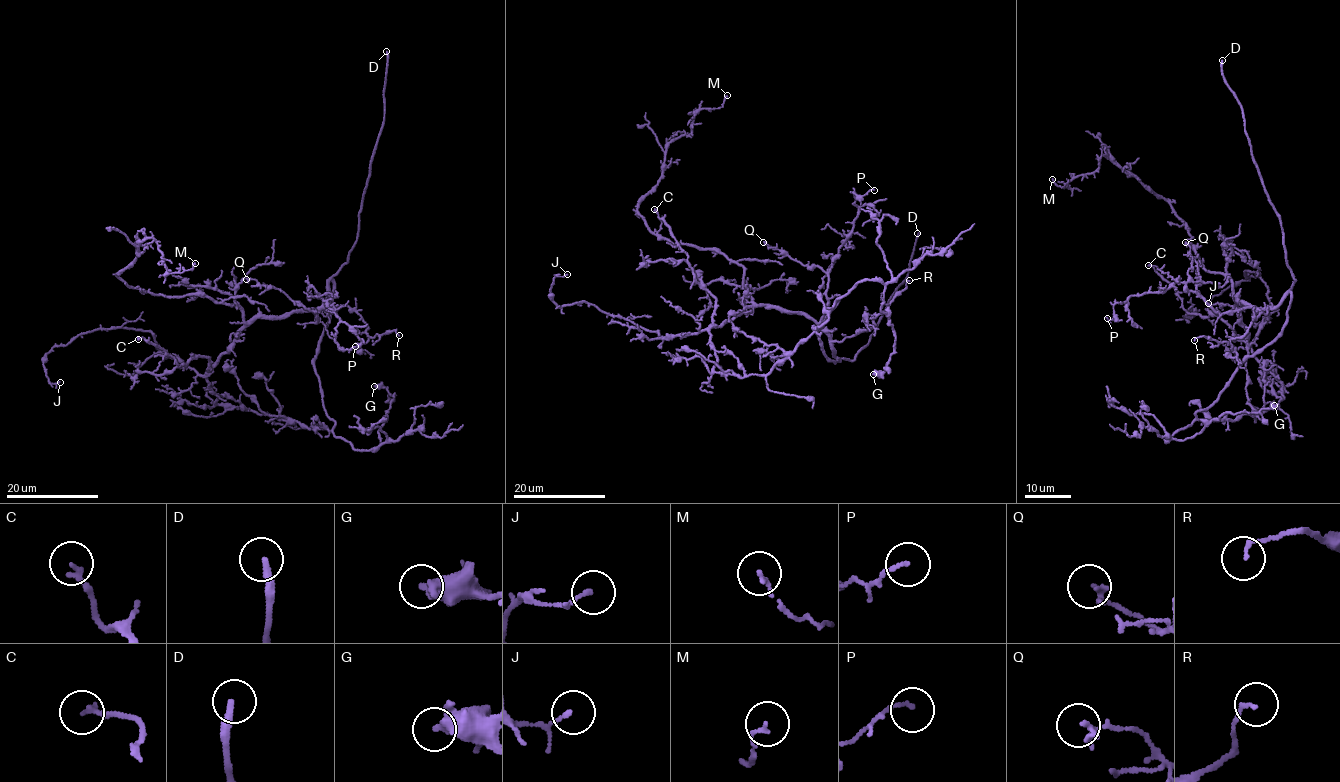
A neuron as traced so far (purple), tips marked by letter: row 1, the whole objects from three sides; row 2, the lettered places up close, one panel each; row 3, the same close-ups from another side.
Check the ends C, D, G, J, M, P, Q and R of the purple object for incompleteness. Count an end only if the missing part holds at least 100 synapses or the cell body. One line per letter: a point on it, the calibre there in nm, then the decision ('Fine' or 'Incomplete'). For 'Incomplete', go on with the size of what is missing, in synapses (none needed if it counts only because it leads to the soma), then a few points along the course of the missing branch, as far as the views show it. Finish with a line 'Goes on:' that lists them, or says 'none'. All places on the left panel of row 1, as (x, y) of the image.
C: Place: (138, 339). Thickness 180 nm. Fine
D: Place: (386, 51). Thickness 240 nm. Incomplete
G: Place: (374, 386). Thickness 280 nm. Fine
J: Place: (60, 382). Thickness 130 nm. Fine
M: Place: (195, 263). Thickness 110 nm. Fine
P: Place: (355, 346). Thickness 130 nm. Fine
Q: Place: (246, 279). Thickness 180 nm. Fine
R: Place: (399, 335). Thickness 110 nm. Fine
Goes on: D

